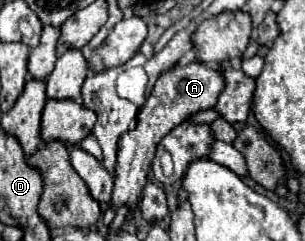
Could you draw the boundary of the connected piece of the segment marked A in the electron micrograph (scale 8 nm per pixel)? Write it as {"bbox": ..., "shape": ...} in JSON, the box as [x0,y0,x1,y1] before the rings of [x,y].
{"bbox":[113,62,225,208],"shape":[[[189,62],[187,66],[173,66],[171,70],[163,72],[139,110],[137,124],[119,138],[119,152],[117,152],[117,166],[115,166],[115,188],[113,188],[113,204],[129,204],[131,208],[137,206],[141,190],[147,182],[147,174],[151,170],[151,160],[155,156],[155,148],[163,136],[167,136],[175,126],[185,122],[189,116],[197,114],[199,110],[209,110],[215,106],[225,82],[217,70],[207,68],[201,62]]]}

